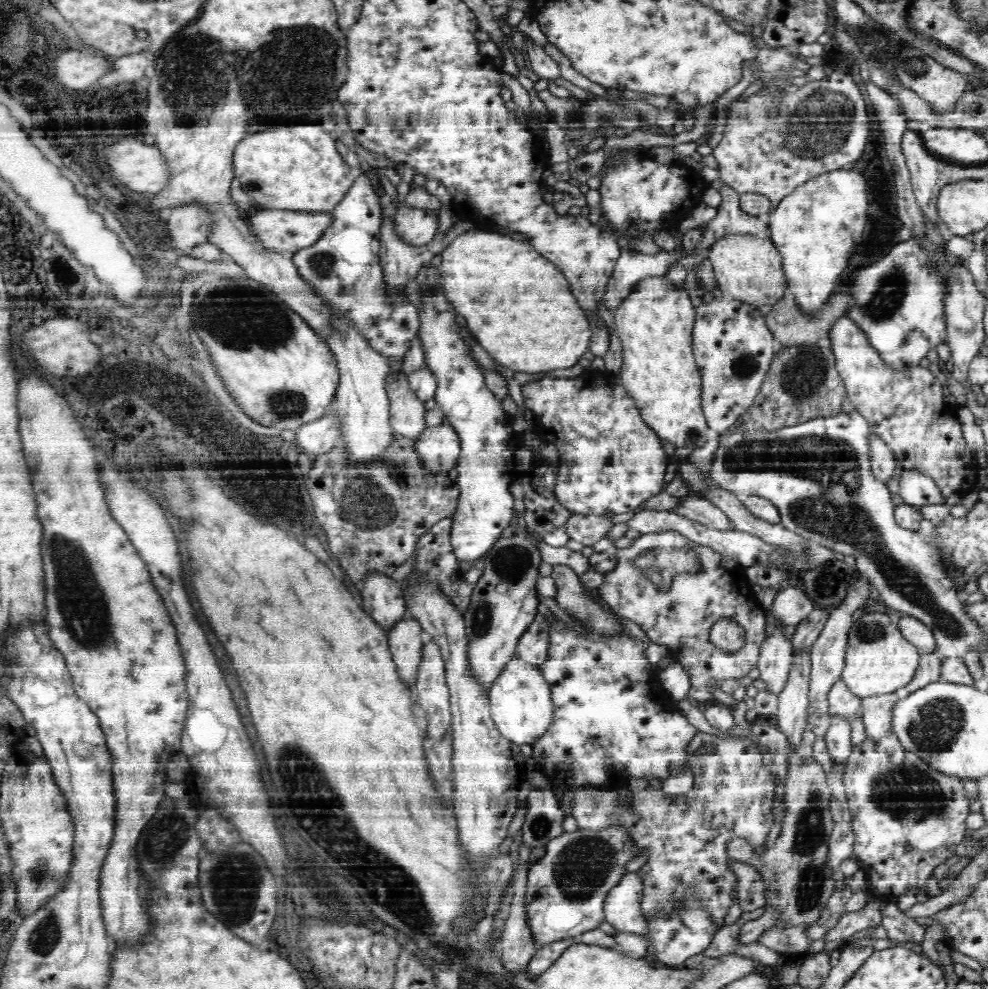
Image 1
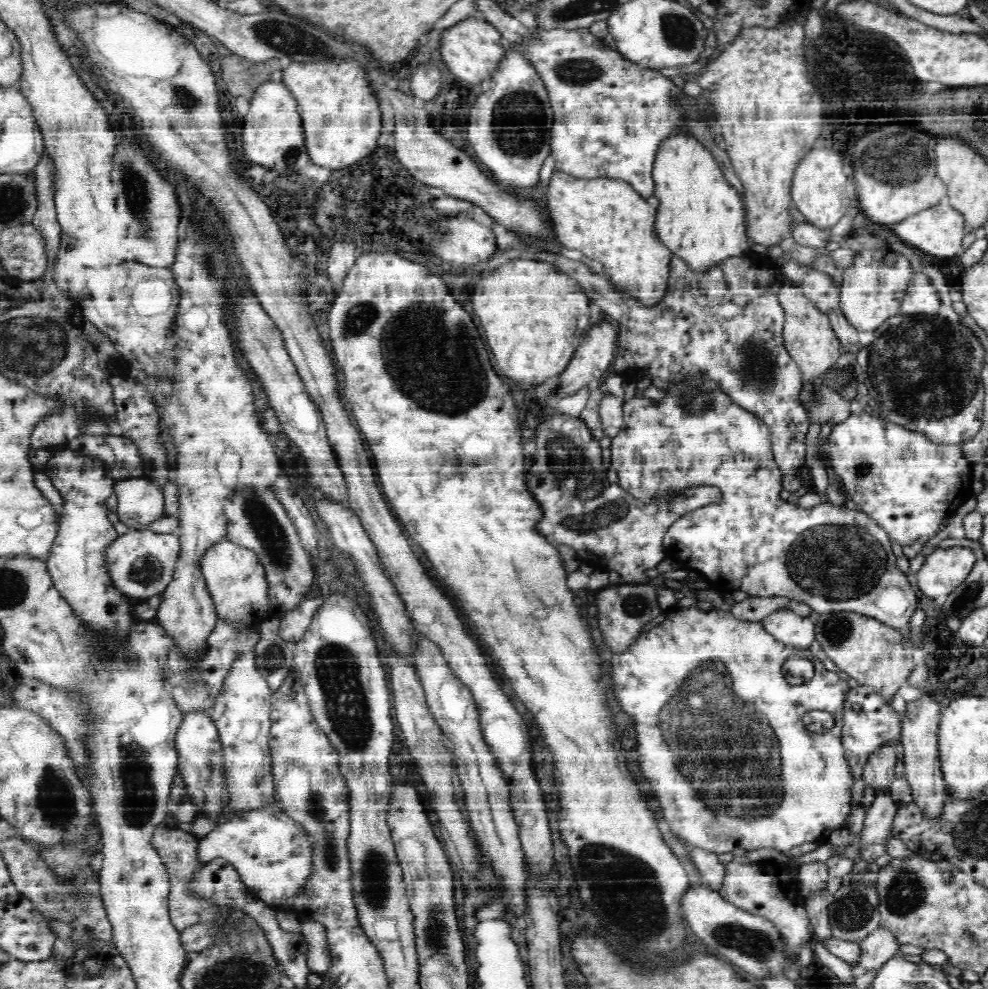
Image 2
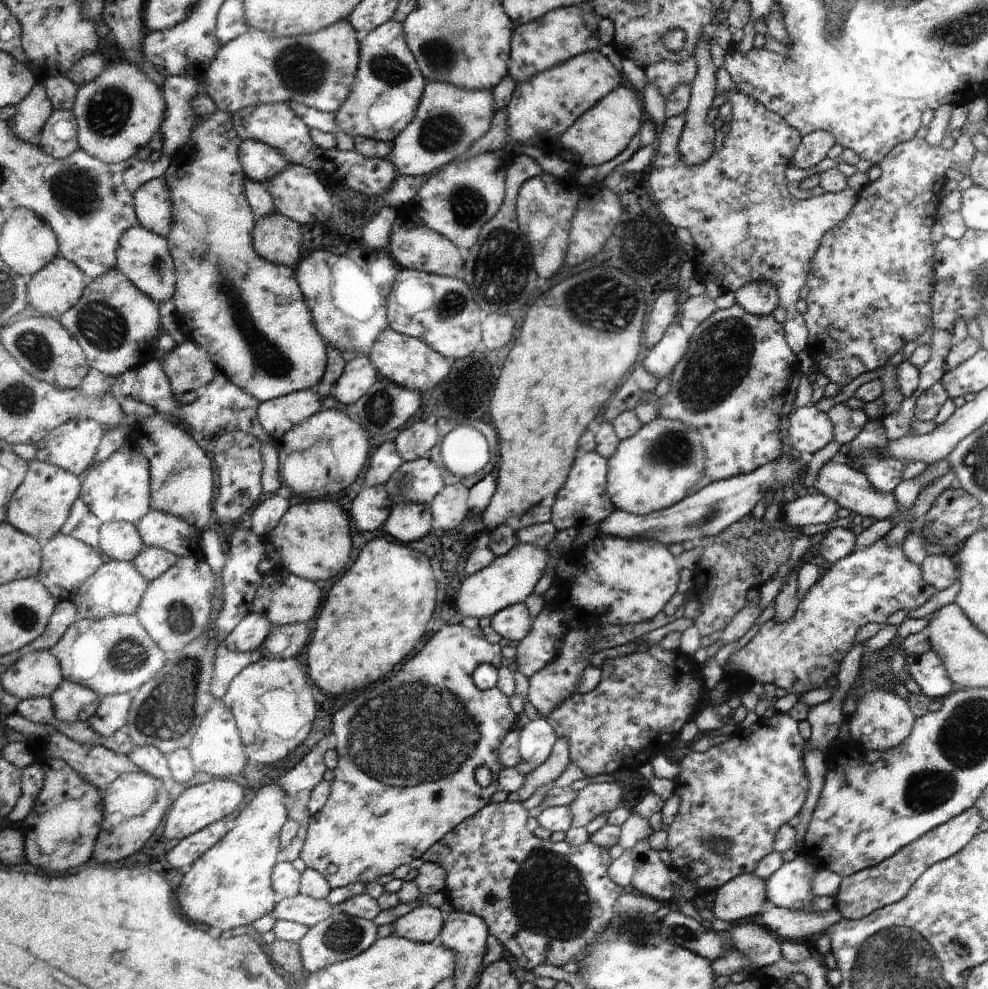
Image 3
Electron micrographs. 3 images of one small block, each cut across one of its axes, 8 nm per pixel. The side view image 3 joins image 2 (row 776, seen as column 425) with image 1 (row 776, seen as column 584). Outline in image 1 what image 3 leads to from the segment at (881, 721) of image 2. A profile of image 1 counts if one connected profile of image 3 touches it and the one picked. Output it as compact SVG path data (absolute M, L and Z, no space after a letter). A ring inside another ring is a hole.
M888 732L888 734L884 734L884 736L878 738L878 740L868 740L868 738L866 738L860 746L854 746L854 750L852 750L850 758L848 758L846 770L844 770L844 788L846 788L846 794L848 794L848 808L850 808L852 830L854 830L854 838L856 838L856 842L854 842L854 856L862 860L862 864L864 864L862 870L868 874L870 894L872 894L872 898L876 898L878 902L884 902L884 904L894 902L894 904L896 904L898 898L900 898L900 894L904 894L908 888L912 888L914 894L916 894L916 890L924 890L924 884L926 884L926 880L932 876L932 870L934 870L938 864L946 862L948 858L956 856L958 846L966 840L966 830L968 830L966 820L968 820L968 816L970 816L972 812L970 812L970 798L966 798L966 790L964 790L962 780L956 778L956 776L940 774L940 770L928 766L926 762L922 762L920 758L916 758L914 754L910 754L908 750L904 750L904 746L900 746L900 738L898 738L894 732Z

